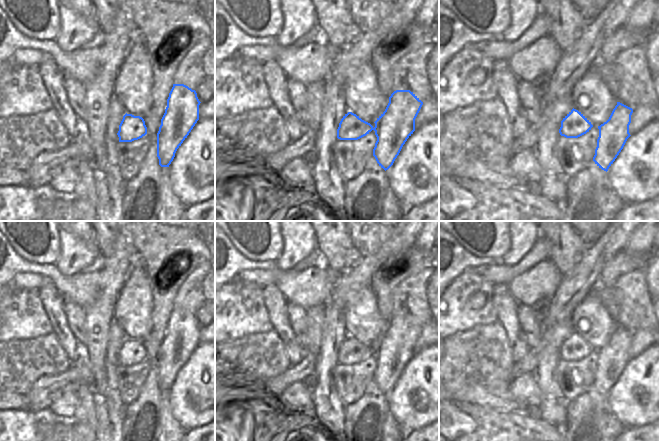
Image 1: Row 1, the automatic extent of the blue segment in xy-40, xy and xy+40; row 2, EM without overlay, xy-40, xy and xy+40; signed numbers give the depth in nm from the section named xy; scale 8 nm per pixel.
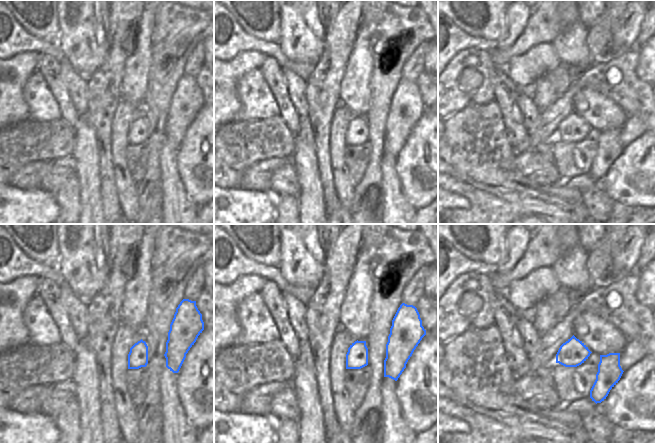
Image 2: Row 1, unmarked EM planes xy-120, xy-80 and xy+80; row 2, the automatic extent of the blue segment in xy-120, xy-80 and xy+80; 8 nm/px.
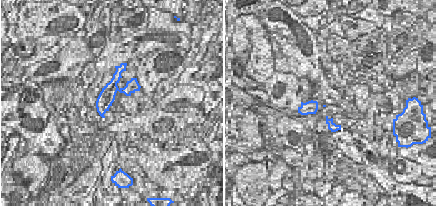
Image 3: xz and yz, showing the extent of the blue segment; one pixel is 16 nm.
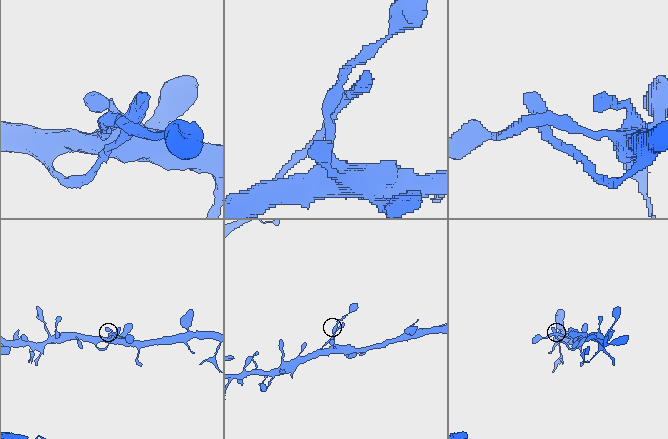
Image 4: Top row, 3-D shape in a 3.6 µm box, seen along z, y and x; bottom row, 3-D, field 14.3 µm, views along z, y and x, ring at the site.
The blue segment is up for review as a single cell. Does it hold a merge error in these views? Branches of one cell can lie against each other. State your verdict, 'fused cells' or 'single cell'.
single cell

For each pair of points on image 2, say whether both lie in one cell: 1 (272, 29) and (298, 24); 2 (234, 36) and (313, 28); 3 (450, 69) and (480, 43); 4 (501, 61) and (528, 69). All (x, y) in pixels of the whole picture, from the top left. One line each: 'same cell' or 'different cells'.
1: different cells
2: different cells
3: different cells
4: different cells

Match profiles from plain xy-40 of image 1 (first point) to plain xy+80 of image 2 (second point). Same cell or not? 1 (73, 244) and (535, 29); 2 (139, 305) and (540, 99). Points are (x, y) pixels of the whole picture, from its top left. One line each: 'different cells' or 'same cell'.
1: different cells
2: different cells

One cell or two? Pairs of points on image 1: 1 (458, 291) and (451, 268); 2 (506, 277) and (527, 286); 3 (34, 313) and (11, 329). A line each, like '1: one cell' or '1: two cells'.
1: two cells
2: two cells
3: one cell

